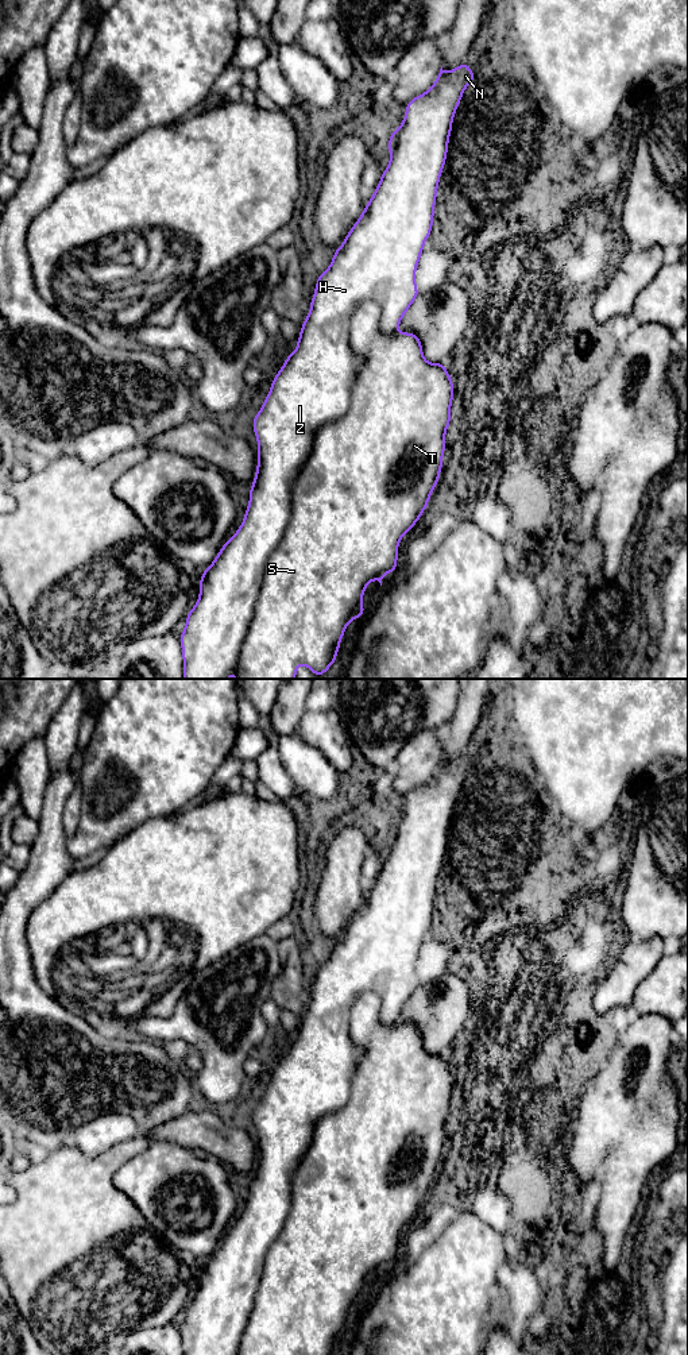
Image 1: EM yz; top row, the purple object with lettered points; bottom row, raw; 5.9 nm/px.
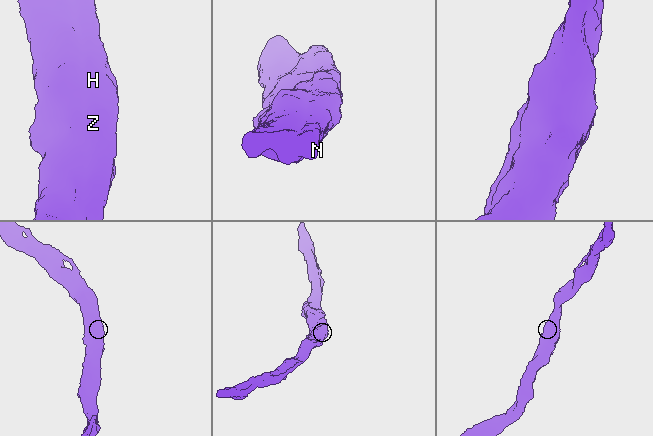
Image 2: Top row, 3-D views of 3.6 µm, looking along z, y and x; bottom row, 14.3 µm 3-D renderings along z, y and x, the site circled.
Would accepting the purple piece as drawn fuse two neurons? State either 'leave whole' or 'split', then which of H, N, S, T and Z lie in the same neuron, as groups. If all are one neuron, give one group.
leave whole | H N S T Z

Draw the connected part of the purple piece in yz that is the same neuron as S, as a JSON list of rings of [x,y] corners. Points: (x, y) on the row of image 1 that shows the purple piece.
[[[464,61],[456,69],[445,72],[441,66],[434,84],[422,94],[406,104],[403,123],[389,136],[390,163],[382,173],[374,196],[353,224],[343,244],[335,250],[331,266],[318,275],[310,312],[305,316],[295,351],[286,356],[285,364],[274,377],[271,389],[252,428],[258,440],[258,467],[250,487],[250,502],[244,520],[231,540],[225,541],[213,563],[202,571],[200,595],[196,606],[188,611],[186,625],[179,636],[183,679],[227,679],[233,671],[235,679],[295,679],[297,667],[306,665],[317,678],[336,663],[340,640],[348,624],[360,618],[367,609],[362,599],[367,584],[375,579],[382,586],[386,574],[397,570],[398,544],[409,533],[426,509],[430,495],[438,483],[442,456],[447,447],[445,432],[451,422],[453,382],[444,362],[429,363],[424,358],[421,340],[415,333],[399,333],[397,329],[420,292],[415,285],[415,270],[424,244],[432,233],[437,186],[448,154],[448,142],[456,109],[465,88],[475,74]]]

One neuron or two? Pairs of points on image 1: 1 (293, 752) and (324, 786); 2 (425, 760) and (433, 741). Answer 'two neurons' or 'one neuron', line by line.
1: one neuron
2: one neuron

